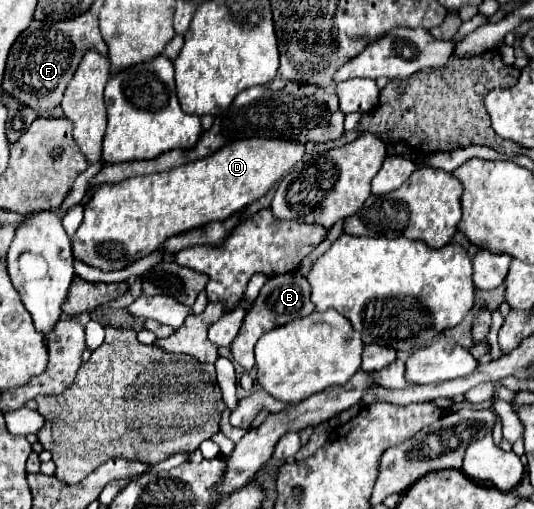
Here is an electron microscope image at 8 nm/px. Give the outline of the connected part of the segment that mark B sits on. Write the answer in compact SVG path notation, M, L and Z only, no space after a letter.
M288 272L284 276L272 276L264 288L260 290L258 298L254 300L250 312L244 318L244 324L238 332L238 336L234 338L234 344L230 346L234 360L244 368L244 370L252 370L254 368L254 344L258 342L258 338L282 324L288 324L294 318L302 318L314 312L314 304L310 300L310 286L306 282L306 278L298 272Z

